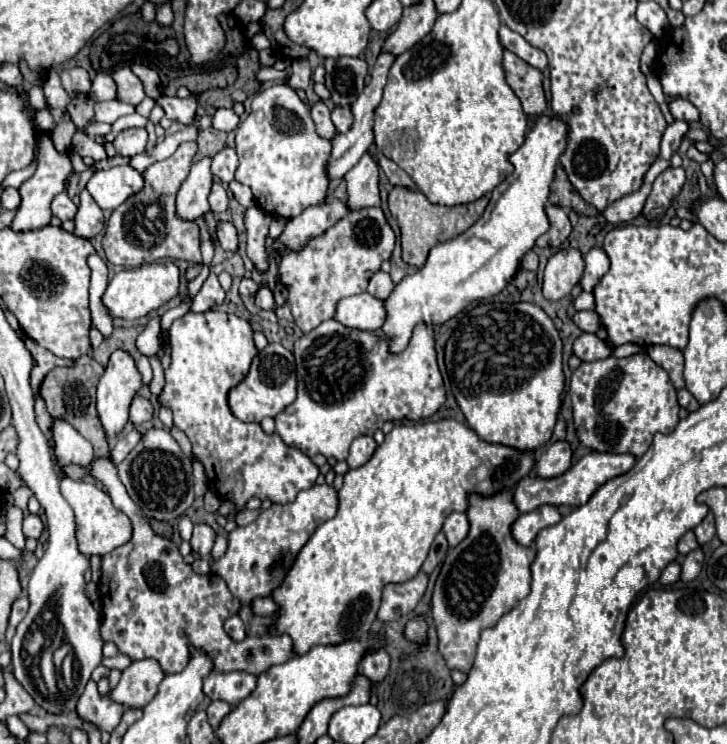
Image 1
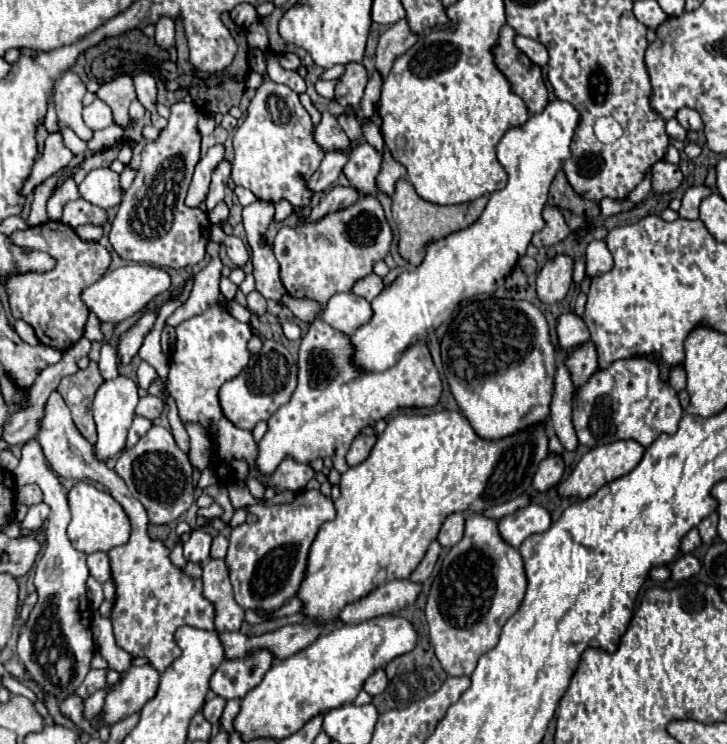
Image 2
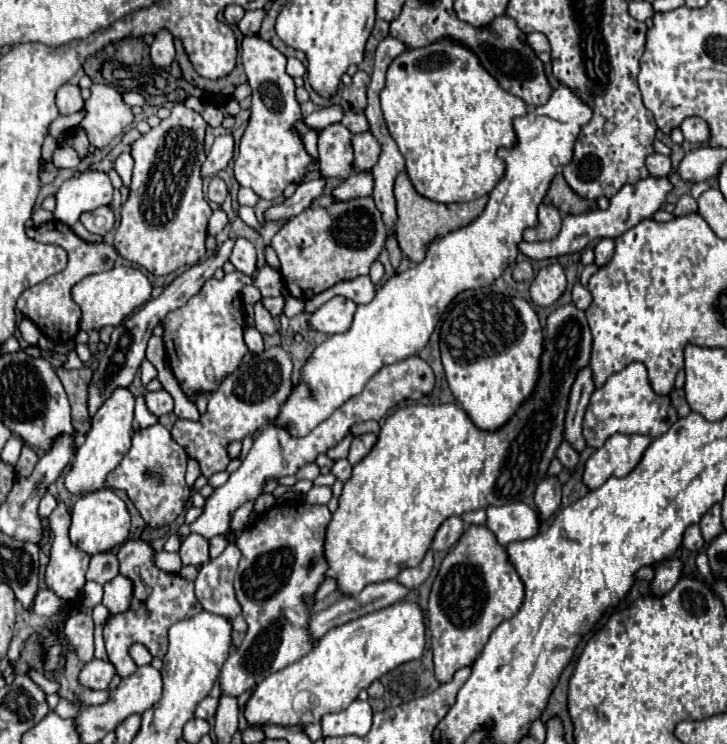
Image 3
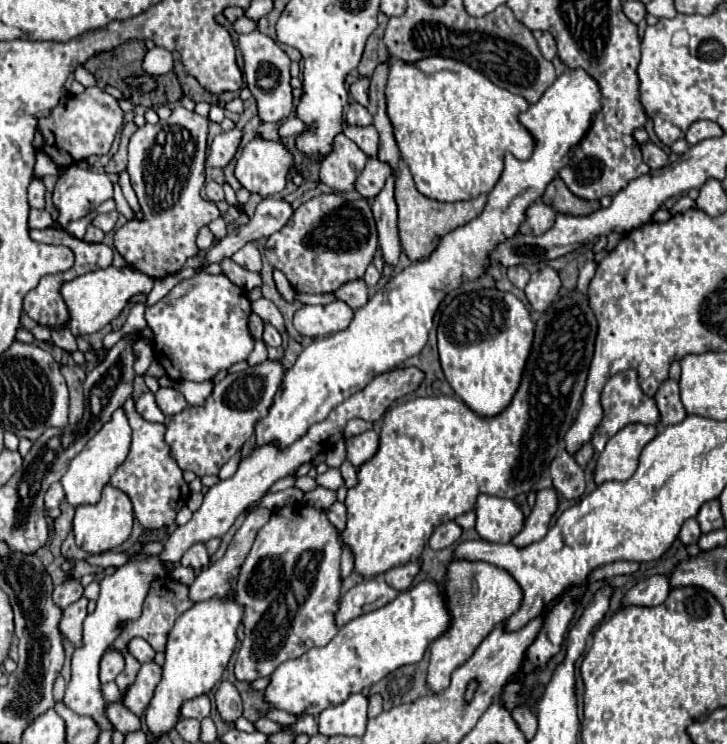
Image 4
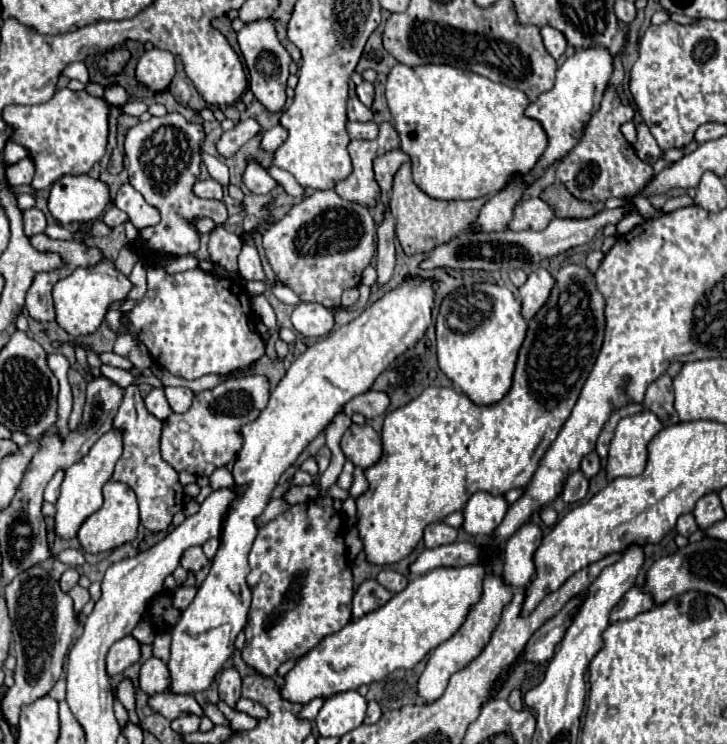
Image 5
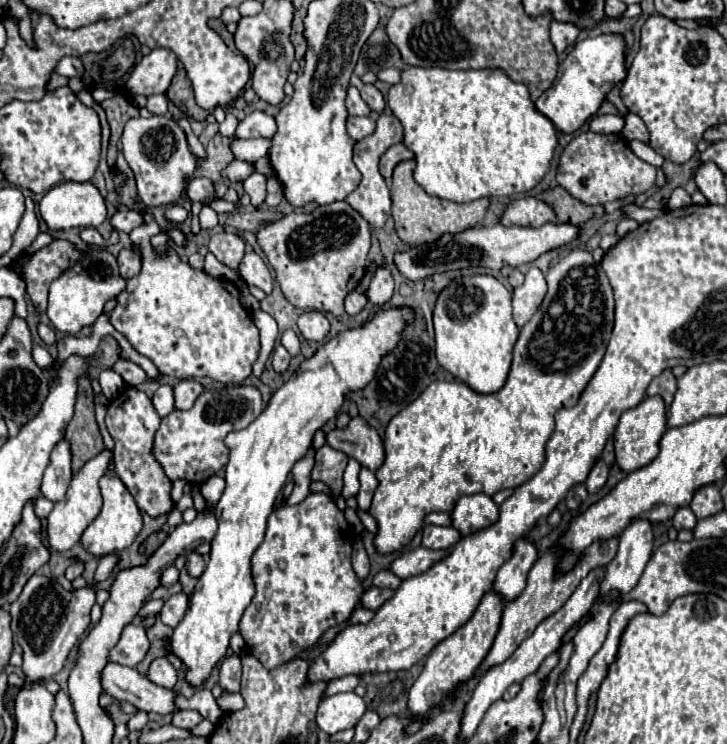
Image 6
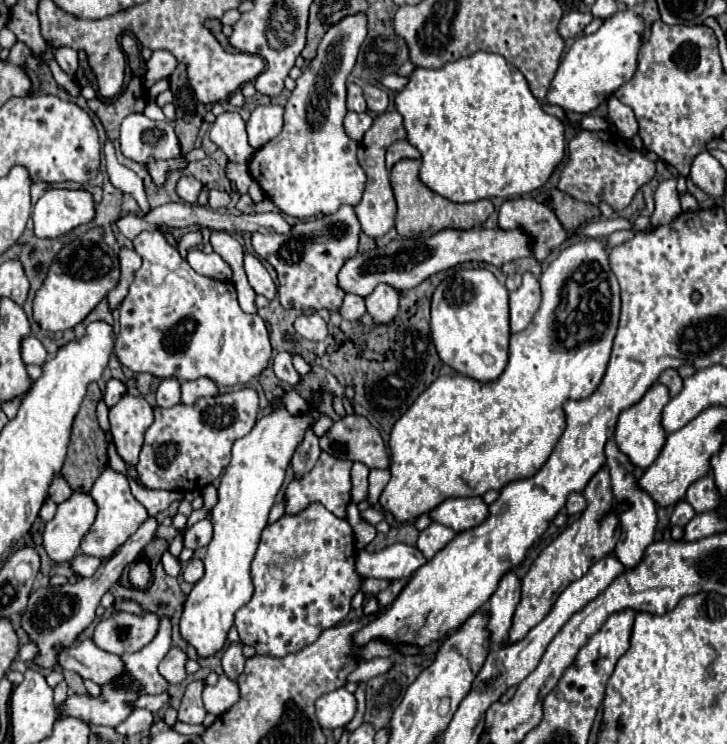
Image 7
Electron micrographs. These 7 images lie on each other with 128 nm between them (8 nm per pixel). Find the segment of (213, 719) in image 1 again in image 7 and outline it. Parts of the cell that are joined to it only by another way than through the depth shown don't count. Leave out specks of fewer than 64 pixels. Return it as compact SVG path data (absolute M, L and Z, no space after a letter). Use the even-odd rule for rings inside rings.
M88 638L62 648L56 660L64 670L74 670L96 684L128 684L128 680L120 676L120 656L104 652Z

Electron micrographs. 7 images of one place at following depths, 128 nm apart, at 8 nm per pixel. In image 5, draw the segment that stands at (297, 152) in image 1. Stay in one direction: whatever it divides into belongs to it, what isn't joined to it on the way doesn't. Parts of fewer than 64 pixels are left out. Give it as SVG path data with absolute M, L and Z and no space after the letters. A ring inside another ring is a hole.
M268 16L268 18L244 24L244 28L238 32L238 44L244 56L244 62L248 66L250 90L270 112L280 112L286 104L286 78L288 78L288 66L292 58L276 36L274 20ZM248 162L244 184L252 194L270 194L276 188L276 180L258 162Z

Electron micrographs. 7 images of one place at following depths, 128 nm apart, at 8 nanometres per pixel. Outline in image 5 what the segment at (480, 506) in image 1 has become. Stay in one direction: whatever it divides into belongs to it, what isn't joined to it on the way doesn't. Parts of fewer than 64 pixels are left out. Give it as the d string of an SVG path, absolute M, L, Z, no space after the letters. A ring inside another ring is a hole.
M488 574L484 578L484 592L482 592L482 598L480 602L468 612L468 618L466 622L458 628L458 632L448 638L444 644L440 644L438 648L434 648L430 652L430 658L428 658L428 664L422 672L422 676L418 678L418 696L424 700L424 702L434 702L438 700L446 686L448 686L448 680L454 672L466 668L482 650L484 646L488 644L492 632L496 630L498 622L500 622L500 614L502 614L502 608L512 600L512 588L508 584L502 582L502 578L498 574Z

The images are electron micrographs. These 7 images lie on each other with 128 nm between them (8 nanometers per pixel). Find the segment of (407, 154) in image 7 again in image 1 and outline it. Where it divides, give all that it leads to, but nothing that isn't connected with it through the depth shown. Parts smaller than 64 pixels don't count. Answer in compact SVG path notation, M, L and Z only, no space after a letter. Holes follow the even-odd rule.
M332 200L324 202L320 206L306 208L300 216L288 220L284 232L278 236L274 248L284 252L284 248L300 248L308 236L320 236L320 232L326 232L336 220L344 218L348 214L348 206L344 200Z

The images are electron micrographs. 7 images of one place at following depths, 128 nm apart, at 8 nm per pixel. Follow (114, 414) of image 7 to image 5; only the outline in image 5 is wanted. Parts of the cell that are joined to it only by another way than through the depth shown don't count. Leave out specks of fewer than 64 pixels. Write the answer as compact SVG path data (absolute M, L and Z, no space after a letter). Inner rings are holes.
M128 386L124 390L124 398L114 416L112 426L122 428L122 444L124 444L124 454L116 462L112 478L128 484L136 492L140 506L140 522L144 524L144 528L152 532L168 530L172 516L184 508L184 490L182 484L178 482L178 472L160 456L162 422L148 412L144 398L138 392L138 386Z

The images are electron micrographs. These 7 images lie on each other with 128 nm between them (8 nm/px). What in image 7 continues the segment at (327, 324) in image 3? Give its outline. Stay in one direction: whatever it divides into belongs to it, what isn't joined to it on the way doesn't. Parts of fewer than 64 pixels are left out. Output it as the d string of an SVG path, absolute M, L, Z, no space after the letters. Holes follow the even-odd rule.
M314 312L314 314L302 314L294 320L294 330L298 336L306 340L324 340L328 336L326 322Z

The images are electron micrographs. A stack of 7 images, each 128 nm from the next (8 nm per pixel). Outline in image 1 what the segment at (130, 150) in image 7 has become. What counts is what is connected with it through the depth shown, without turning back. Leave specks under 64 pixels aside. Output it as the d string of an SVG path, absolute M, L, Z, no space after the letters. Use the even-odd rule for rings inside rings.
M160 96L158 104L164 108L166 116L174 122L180 124L190 124L194 120L196 114L196 98L188 96L188 98L168 98L168 96ZM184 142L170 158L148 166L144 170L144 188L138 194L130 196L112 212L104 234L106 258L112 264L134 268L156 262L160 258L184 260L194 264L202 262L198 222L182 220L176 216L176 194L190 172L196 150L198 150L196 142Z

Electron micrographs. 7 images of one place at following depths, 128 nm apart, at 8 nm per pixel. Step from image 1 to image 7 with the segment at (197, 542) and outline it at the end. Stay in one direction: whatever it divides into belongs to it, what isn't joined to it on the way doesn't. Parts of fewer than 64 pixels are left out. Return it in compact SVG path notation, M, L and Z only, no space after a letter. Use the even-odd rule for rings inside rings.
M192 558L182 574L184 574L186 582L190 582L190 584L198 582L204 576L204 564L202 564L202 560L200 558Z

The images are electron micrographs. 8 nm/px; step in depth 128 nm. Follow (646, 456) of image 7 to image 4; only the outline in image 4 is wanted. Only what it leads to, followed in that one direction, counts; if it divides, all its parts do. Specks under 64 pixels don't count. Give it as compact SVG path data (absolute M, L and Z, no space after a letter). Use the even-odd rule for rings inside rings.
M628 424L618 430L606 444L604 452L598 458L594 480L596 484L608 480L628 480L636 468L642 448L658 434L658 428L652 424Z

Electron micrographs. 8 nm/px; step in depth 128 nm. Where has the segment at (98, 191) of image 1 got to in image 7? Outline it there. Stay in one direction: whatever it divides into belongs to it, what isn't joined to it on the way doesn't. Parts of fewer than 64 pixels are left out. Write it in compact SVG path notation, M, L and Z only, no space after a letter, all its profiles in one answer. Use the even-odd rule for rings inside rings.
M52 188L32 210L34 234L38 238L58 238L72 228L94 218L94 202L86 190Z

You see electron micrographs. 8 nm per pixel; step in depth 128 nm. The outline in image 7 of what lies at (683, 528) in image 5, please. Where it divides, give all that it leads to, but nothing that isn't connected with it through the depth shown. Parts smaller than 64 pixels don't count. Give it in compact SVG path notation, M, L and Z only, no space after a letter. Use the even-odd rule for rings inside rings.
M680 500L676 506L674 506L674 512L672 512L672 524L676 524L676 526L684 526L684 524L688 524L692 518L694 518L694 508L686 502L686 500Z

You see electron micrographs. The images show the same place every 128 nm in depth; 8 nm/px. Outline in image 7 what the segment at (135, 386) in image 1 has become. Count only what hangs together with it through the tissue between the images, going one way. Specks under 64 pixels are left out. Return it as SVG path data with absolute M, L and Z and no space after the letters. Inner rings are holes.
M76 492L64 504L58 504L56 516L46 524L42 540L52 562L70 562L76 556L82 536L94 524L96 504L88 492Z

